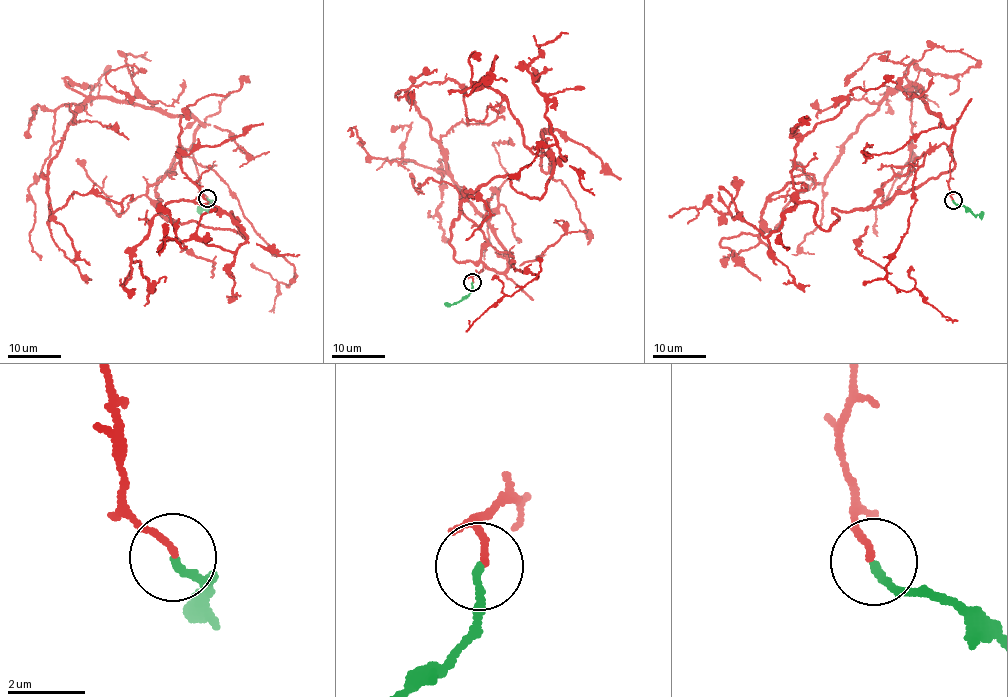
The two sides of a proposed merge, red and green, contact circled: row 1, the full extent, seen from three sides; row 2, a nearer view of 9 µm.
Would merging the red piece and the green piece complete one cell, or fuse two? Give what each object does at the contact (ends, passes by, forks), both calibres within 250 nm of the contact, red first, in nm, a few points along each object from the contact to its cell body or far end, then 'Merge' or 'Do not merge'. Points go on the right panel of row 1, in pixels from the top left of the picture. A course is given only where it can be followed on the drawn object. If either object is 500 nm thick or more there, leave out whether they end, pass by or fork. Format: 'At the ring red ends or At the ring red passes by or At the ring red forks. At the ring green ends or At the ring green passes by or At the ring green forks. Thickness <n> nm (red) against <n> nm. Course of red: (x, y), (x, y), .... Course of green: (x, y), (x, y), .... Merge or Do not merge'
At the ring red ends. At the ring green ends. Thickness 170 nm (red) against 190 nm. Course of red: (953, 200), (948, 150), (953, 168), (832, 209), (826, 230), (789, 182), (762, 231), (721, 243), (761, 280). Course of green: (953, 200), (974, 213), (981, 214), (981, 211). Merge

